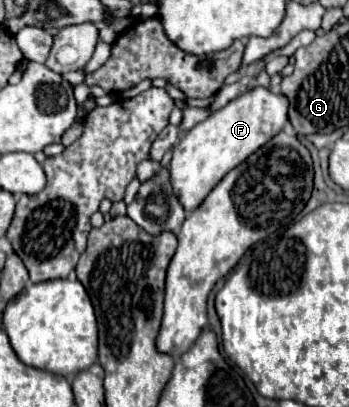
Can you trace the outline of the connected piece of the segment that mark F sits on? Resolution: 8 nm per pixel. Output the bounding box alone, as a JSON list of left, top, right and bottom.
[170,87,288,209]

